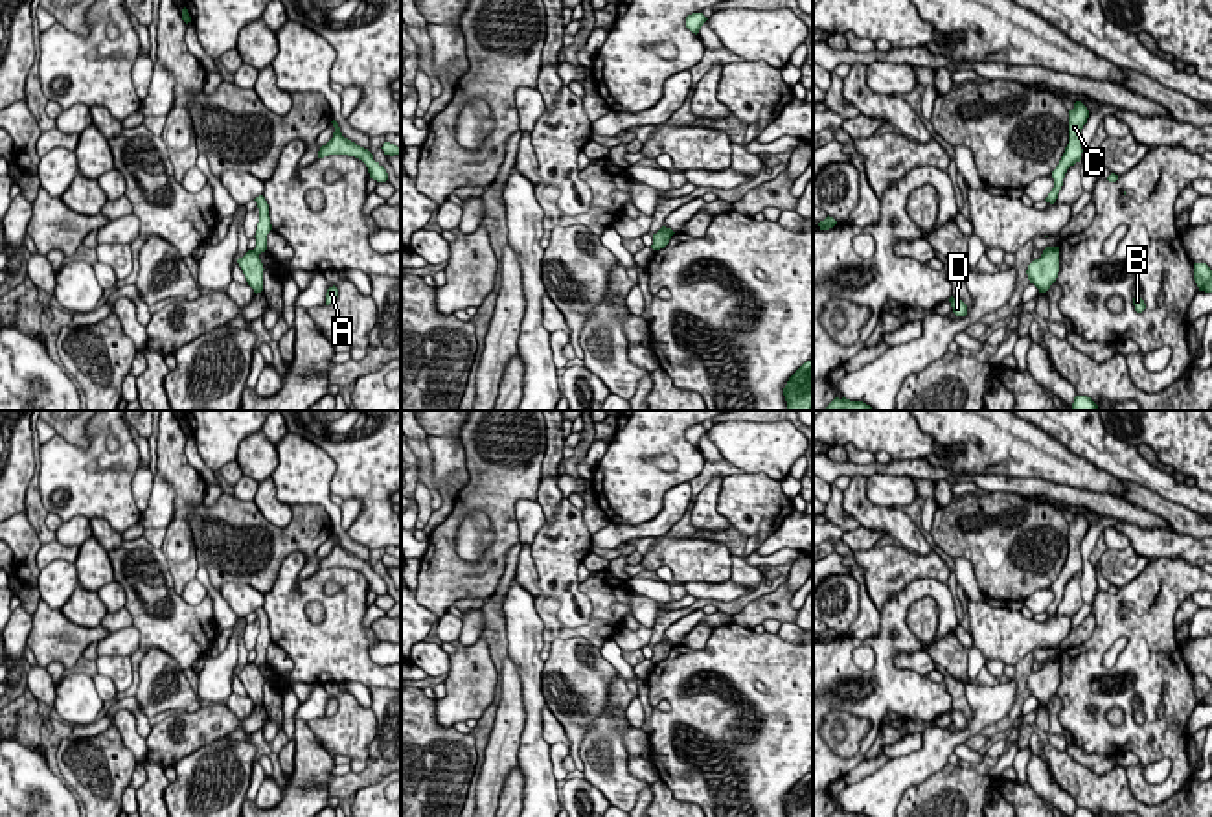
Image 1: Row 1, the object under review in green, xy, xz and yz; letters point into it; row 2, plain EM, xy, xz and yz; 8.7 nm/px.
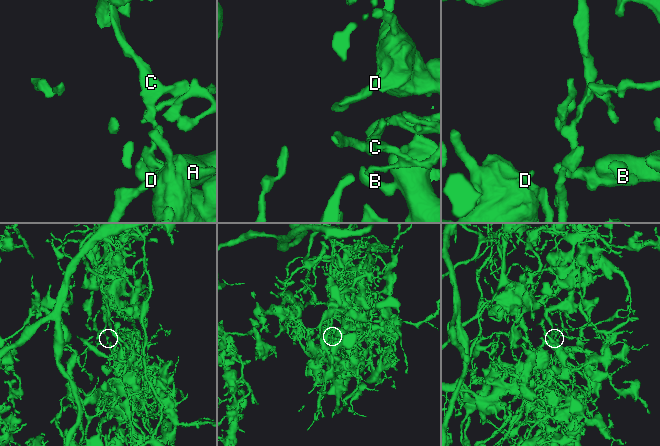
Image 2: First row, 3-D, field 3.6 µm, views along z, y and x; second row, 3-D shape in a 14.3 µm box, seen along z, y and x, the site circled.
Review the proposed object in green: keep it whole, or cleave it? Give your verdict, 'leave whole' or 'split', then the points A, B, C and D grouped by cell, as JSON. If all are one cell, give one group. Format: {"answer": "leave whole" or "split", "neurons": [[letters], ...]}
{"answer": "split", "neurons": [["A", "B", "D"], ["C"]]}

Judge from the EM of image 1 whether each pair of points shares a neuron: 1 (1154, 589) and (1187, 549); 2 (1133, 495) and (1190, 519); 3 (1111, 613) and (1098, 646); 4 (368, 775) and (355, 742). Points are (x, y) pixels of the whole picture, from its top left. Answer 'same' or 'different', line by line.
1: different
2: same
3: same
4: different

